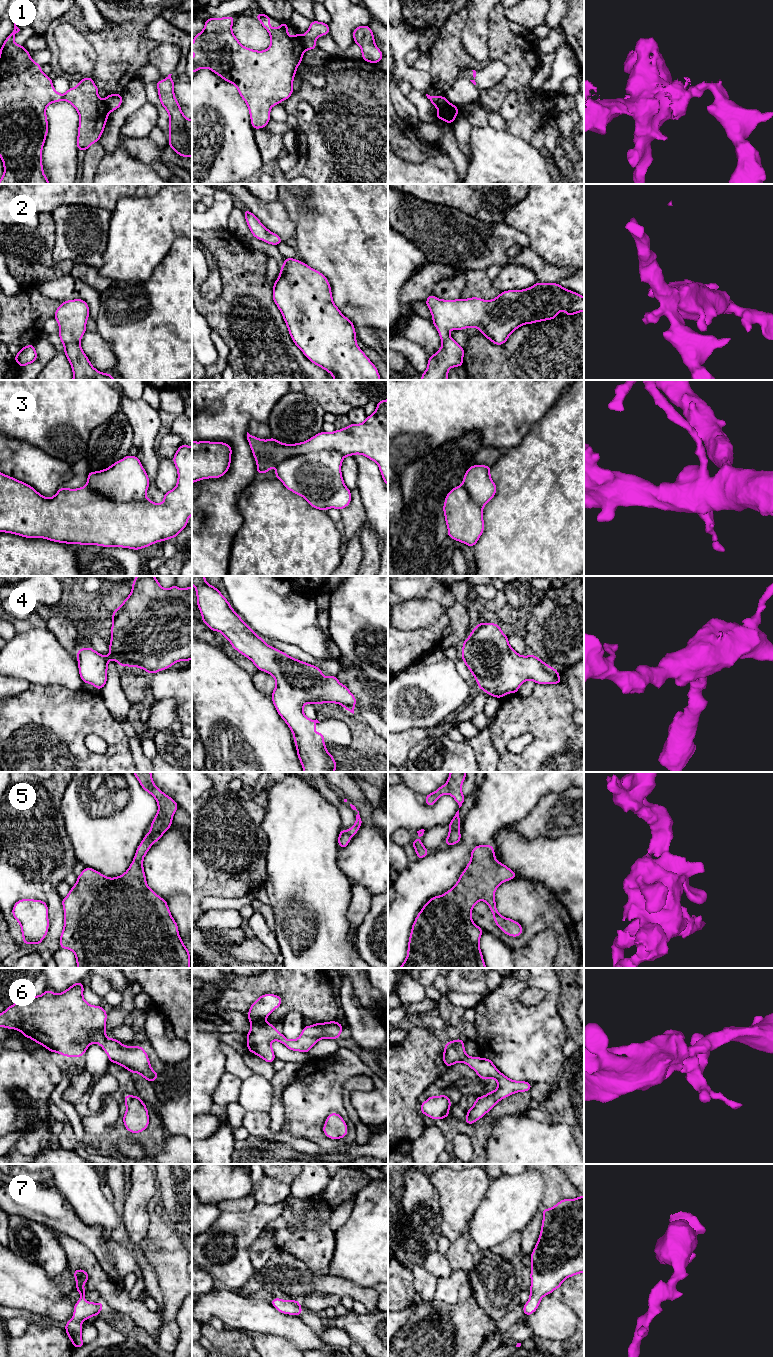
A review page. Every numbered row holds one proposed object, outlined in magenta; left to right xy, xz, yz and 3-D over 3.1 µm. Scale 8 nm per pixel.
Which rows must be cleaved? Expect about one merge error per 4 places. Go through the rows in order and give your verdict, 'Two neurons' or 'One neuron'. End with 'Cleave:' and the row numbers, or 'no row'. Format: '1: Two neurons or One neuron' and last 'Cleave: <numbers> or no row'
1: Two neurons
2: One neuron
3: Two neurons
4: One neuron
5: One neuron
6: One neuron
7: One neuron
Cleave: 1, 3

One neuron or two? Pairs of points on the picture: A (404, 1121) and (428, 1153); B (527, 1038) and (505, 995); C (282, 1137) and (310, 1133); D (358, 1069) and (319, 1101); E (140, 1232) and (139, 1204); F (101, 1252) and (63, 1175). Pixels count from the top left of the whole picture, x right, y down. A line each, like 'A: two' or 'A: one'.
A: two
B: one
C: two
D: one
E: one
F: two

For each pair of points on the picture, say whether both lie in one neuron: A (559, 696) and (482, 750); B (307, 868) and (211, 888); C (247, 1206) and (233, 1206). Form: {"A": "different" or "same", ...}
{"A": "different", "B": "different", "C": "same"}

